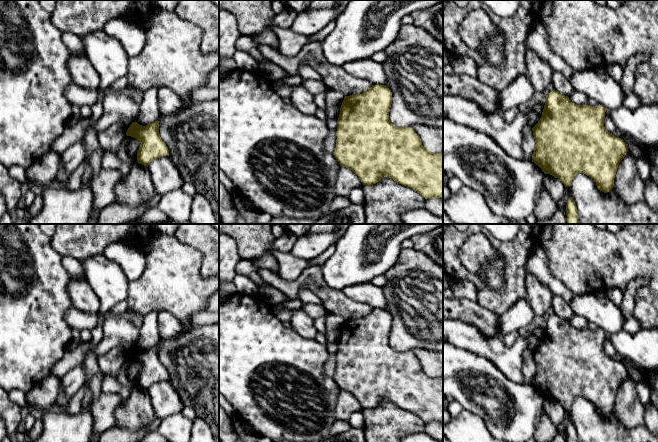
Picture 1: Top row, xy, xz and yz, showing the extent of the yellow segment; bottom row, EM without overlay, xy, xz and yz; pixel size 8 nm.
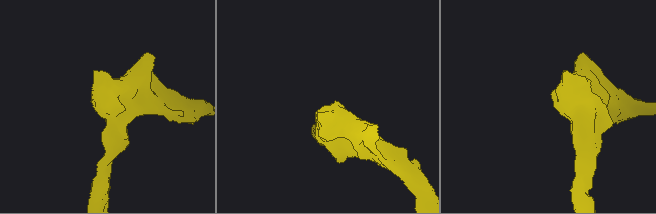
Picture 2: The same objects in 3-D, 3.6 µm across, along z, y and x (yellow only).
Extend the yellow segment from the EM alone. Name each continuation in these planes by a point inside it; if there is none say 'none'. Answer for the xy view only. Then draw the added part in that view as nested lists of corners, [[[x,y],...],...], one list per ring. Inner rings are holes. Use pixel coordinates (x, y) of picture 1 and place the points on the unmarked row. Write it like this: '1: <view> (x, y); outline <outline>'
none

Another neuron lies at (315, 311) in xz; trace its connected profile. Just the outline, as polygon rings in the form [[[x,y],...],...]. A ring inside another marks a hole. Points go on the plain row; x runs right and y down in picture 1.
[[[303,304],[301,309],[314,320],[320,317],[325,317],[327,313],[327,310],[323,305],[317,304]]]

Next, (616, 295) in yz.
[[[617,287],[606,291],[606,296],[618,307],[625,299],[624,291]]]

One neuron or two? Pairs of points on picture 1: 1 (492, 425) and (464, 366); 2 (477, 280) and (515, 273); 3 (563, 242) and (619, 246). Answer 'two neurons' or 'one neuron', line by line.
1: one neuron
2: one neuron
3: one neuron

